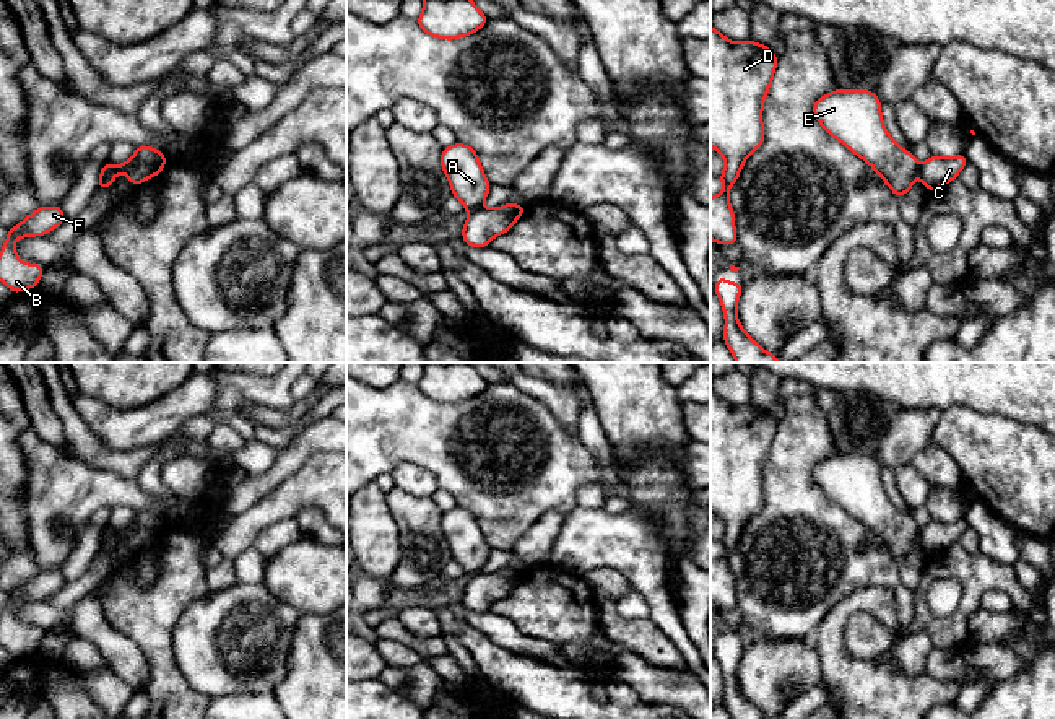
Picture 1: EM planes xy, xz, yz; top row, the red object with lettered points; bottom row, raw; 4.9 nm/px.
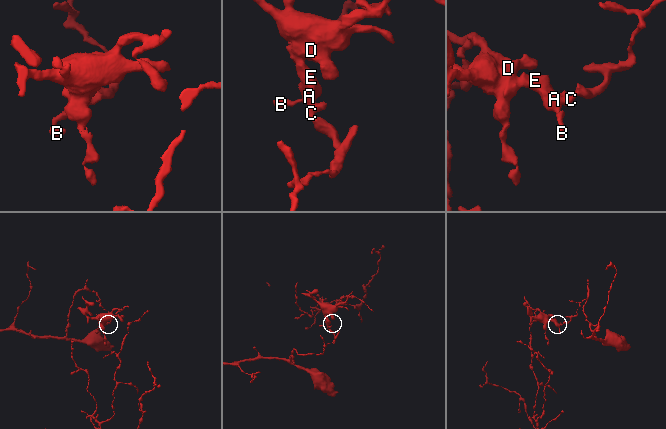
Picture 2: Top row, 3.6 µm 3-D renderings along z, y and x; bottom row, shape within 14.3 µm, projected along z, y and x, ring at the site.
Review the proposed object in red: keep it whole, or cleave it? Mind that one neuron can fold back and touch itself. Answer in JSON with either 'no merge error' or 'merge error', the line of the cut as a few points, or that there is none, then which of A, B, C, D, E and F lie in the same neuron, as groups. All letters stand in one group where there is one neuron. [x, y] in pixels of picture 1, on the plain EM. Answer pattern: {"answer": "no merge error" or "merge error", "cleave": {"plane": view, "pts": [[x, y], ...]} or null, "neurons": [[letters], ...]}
{"answer": "merge error", "cleave": {"plane": "xy", "pts": [[114, 531], [112, 540]]}, "neurons": [["A", "B", "D", "E", "F"], ["C"]]}

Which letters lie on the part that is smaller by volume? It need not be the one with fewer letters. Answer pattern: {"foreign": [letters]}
{"foreign": ["A", "B", "D", "E", "F"]}

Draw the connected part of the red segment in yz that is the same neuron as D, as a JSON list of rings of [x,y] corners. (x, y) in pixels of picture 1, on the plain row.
[[[710,390],[710,511],[725,522],[723,555],[710,563],[710,604],[738,608],[728,556],[745,524],[762,511],[762,468],[779,423],[769,410],[733,407]]]

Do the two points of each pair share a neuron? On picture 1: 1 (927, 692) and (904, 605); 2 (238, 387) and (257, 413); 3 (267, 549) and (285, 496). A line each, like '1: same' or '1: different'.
1: different
2: different
3: different

